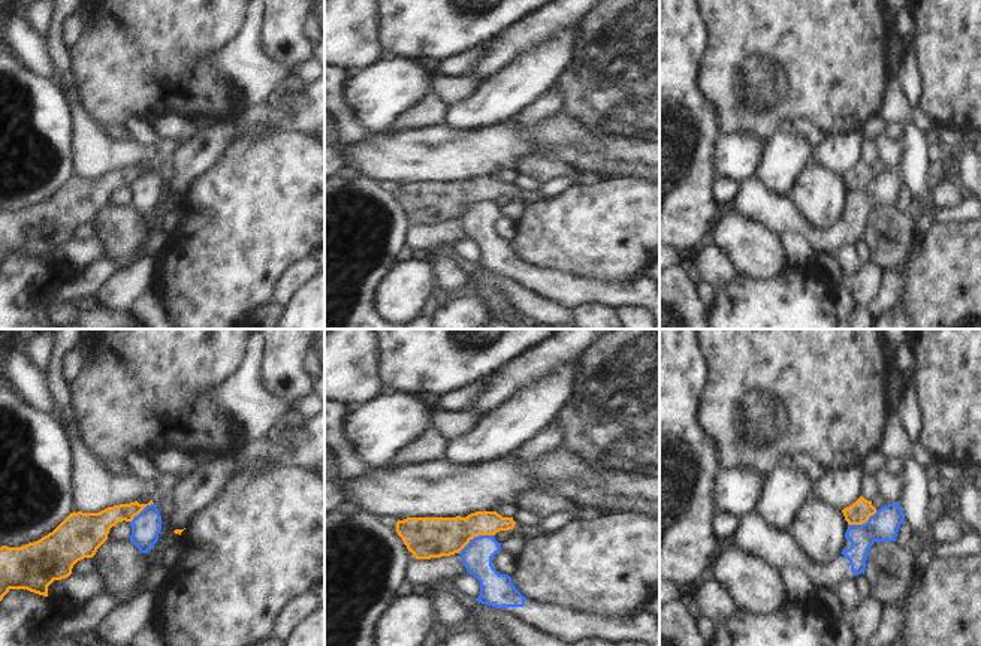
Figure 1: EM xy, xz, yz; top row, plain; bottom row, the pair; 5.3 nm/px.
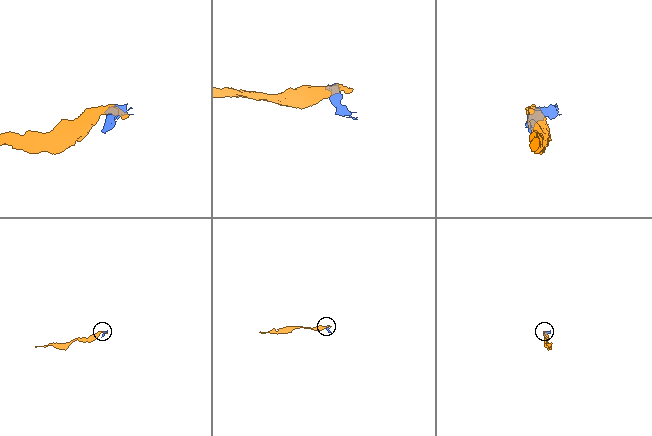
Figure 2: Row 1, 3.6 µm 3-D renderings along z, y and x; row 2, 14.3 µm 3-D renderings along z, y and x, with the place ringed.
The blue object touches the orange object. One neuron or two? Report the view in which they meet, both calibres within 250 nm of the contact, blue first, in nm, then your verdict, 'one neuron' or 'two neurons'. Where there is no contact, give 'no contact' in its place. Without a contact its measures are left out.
contact in xz; calibres 160 and 220 nm; two neurons

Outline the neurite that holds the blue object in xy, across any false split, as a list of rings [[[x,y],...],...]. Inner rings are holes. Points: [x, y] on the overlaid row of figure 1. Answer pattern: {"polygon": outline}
{"polygon": [[[157,504],[147,505],[130,522],[132,535],[130,541],[139,549],[141,553],[150,552],[159,540],[162,531],[162,516]]]}

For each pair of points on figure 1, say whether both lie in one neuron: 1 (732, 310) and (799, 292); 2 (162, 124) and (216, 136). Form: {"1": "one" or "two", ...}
{"1": "one", "2": "two"}

